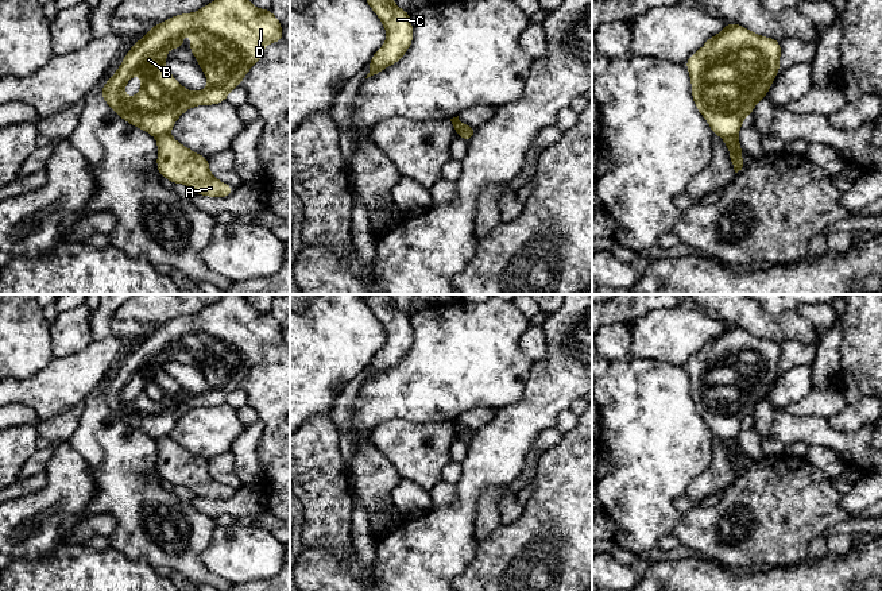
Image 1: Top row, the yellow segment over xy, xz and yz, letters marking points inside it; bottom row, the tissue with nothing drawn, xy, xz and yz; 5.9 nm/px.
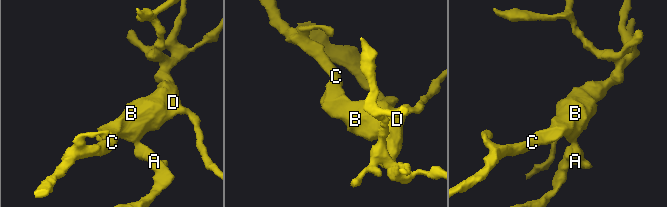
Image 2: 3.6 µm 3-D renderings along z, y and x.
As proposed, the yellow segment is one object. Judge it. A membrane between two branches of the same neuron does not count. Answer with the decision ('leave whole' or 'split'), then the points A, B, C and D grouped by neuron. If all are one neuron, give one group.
split; A / B C D

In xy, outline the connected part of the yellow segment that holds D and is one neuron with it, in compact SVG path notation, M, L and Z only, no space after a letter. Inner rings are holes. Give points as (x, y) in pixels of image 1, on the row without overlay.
M224 294L216 304L194 316L177 317L154 327L151 333L131 349L100 397L123 422L158 440L169 436L177 421L189 410L225 403L229 394L240 387L248 372L262 360L264 348L282 343L285 343L282 327L270 312L255 310L245 294ZM187 335L192 336L189 352L196 358L209 383L209 387L200 394L189 394L165 370L166 354L185 349L181 340ZM135 376L142 379L142 393L128 401L124 390Z

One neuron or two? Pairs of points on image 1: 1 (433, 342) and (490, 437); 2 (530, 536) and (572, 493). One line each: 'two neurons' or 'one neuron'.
1: two neurons
2: one neuron

